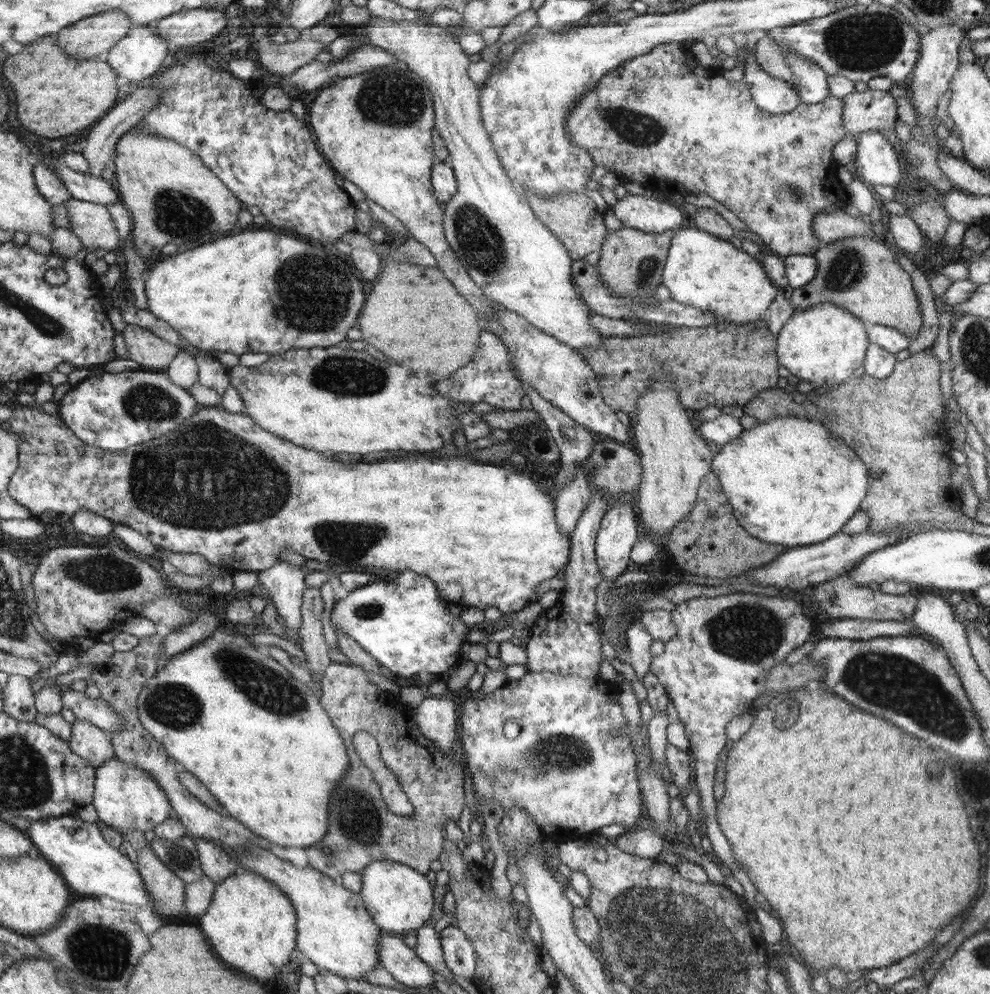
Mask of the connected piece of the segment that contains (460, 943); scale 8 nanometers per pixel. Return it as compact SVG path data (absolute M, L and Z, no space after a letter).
M450 924L440 933L443 958L446 966L458 976L472 978L477 964L471 940L455 924Z

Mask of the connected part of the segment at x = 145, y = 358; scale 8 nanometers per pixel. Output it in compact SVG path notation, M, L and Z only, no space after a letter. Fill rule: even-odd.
M132 324L126 325L122 336L129 358L140 365L141 371L164 372L180 352L178 346Z

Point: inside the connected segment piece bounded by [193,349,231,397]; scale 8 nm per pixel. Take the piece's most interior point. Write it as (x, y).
(212, 374)

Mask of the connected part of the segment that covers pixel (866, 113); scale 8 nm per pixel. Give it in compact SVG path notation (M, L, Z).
M867 89L843 98L843 128L849 136L891 130L896 120L896 102L891 91Z

